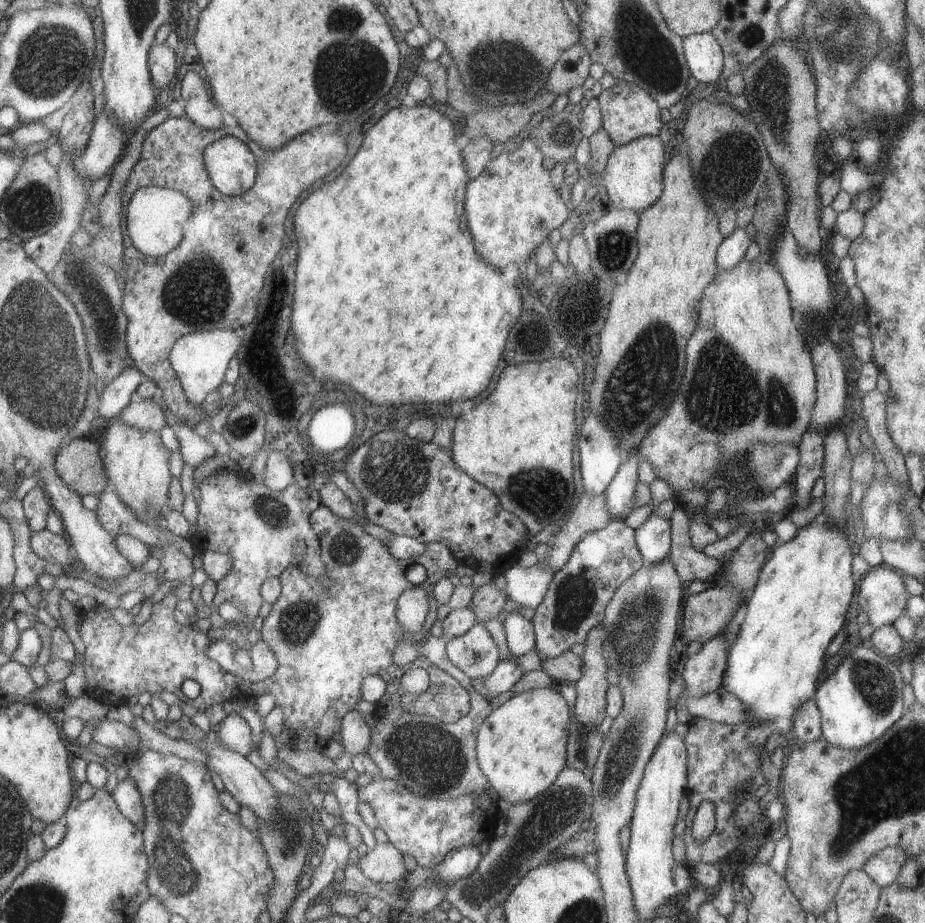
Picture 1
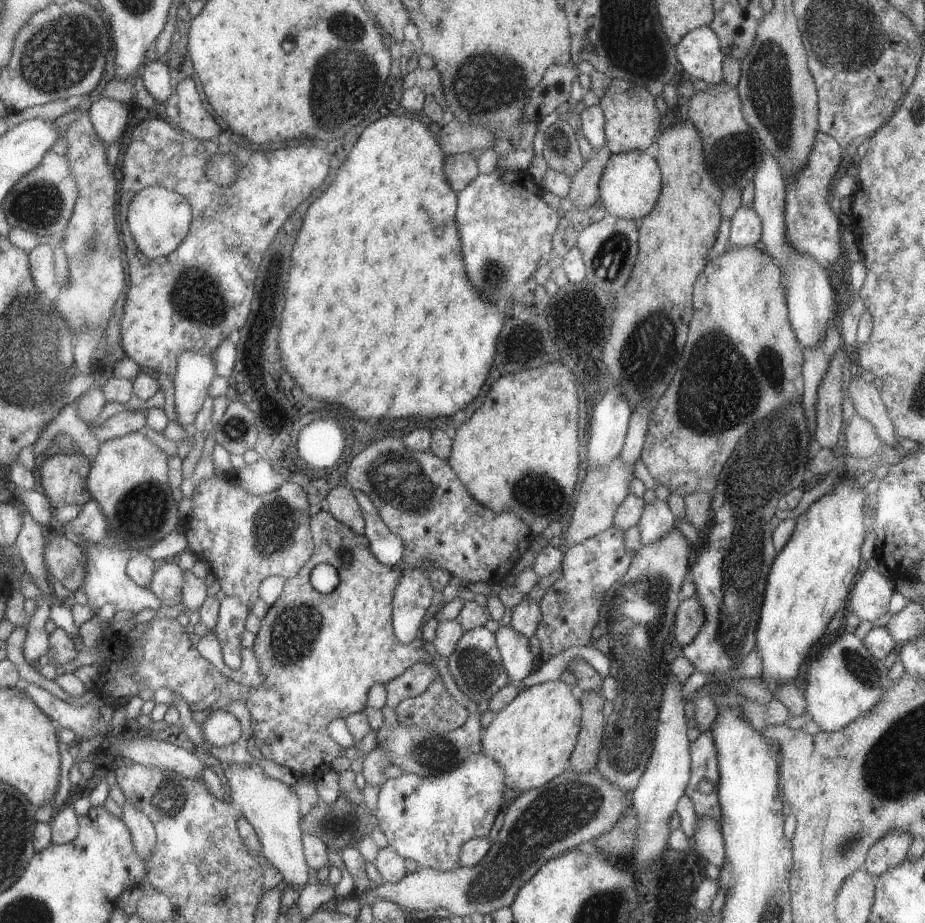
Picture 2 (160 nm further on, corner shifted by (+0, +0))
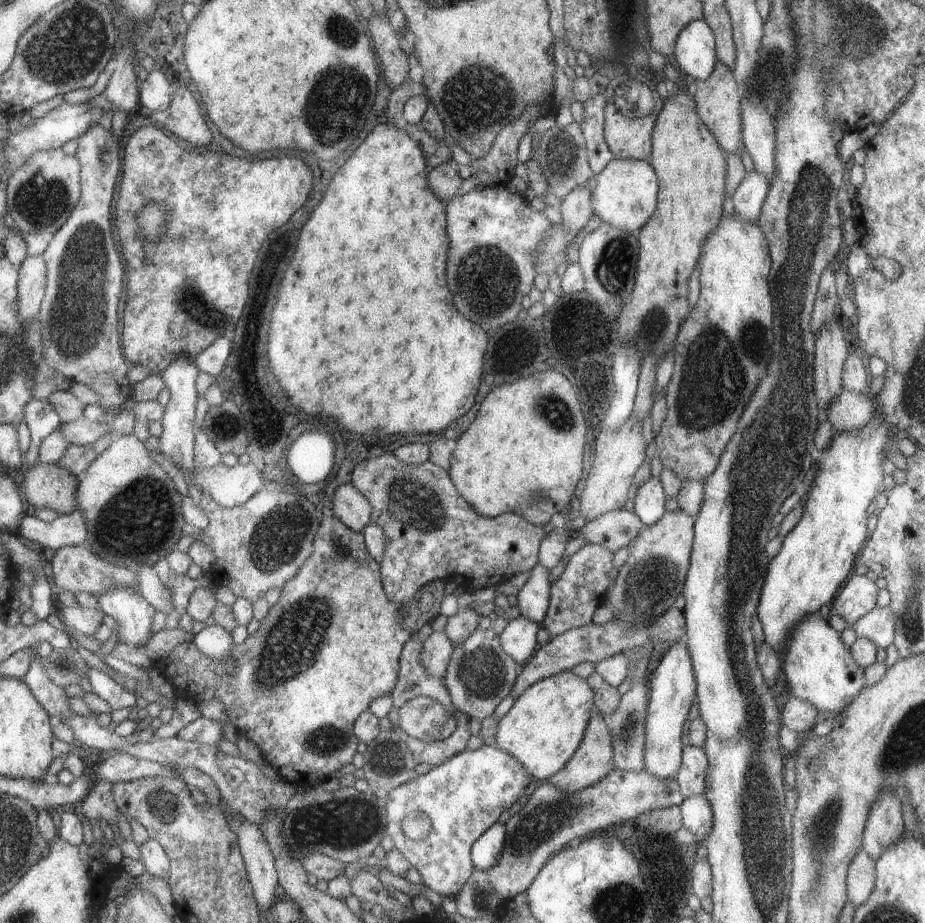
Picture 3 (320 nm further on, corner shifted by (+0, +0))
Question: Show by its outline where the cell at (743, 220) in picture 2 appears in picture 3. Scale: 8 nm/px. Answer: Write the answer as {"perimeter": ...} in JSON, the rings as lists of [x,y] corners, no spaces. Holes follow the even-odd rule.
{"perimeter":[[[755,169],[744,172],[741,183],[731,195],[734,211],[747,221],[757,223],[767,190],[768,182],[763,174]]]}

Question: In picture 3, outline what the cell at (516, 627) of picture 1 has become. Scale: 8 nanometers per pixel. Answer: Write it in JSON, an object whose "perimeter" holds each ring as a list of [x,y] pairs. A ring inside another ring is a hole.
{"perimeter":[[[538,562],[531,568],[526,582],[516,594],[521,615],[538,624],[545,618],[550,584],[549,569]]]}

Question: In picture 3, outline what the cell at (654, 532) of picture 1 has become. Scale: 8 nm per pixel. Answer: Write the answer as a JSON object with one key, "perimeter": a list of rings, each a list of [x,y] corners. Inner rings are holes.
{"perimeter":[[[649,477],[648,480],[641,481],[629,507],[647,526],[659,520],[665,512],[665,500],[661,481],[656,477]]]}

